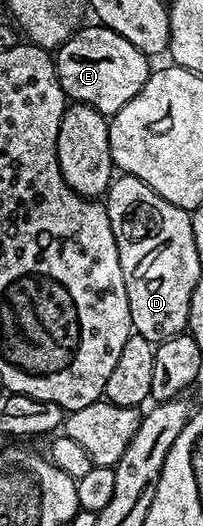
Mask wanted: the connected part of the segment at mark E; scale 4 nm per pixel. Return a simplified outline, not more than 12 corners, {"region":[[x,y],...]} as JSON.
{"region":[[98,23],[54,54],[64,94],[114,115],[153,72]]}

